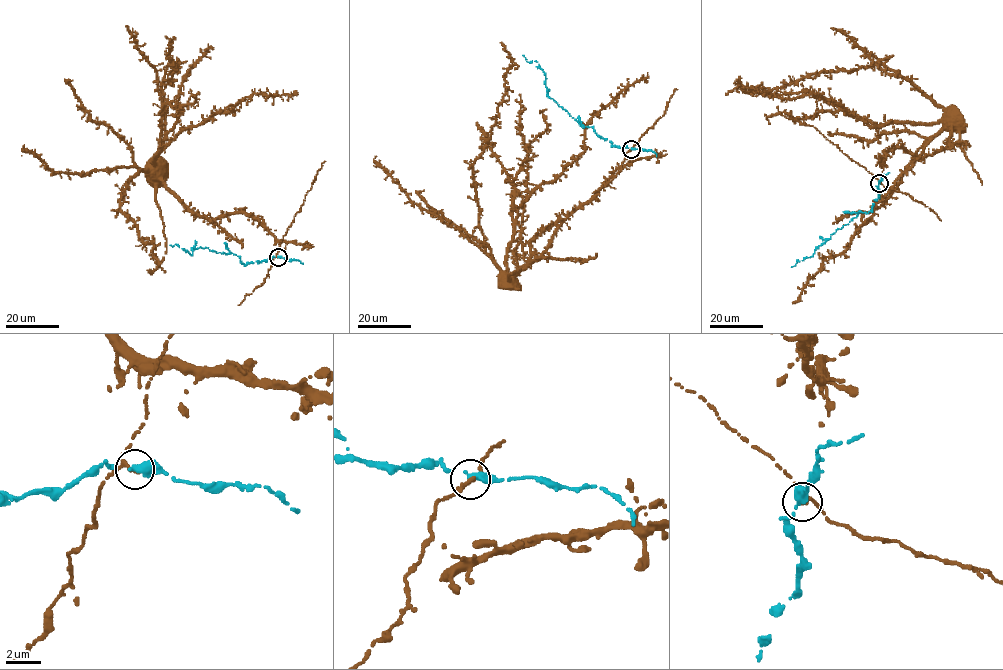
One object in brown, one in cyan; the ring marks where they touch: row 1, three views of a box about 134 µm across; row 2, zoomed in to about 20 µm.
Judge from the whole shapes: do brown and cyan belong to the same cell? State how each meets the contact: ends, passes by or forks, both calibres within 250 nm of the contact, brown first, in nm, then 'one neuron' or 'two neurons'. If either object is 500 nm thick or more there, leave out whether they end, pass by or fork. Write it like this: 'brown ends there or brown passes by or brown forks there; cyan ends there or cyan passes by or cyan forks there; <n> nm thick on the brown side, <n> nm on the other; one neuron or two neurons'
brown passes by; cyan passes by; 170 nm thick on the brown side, 320 nm on the other; two neurons

